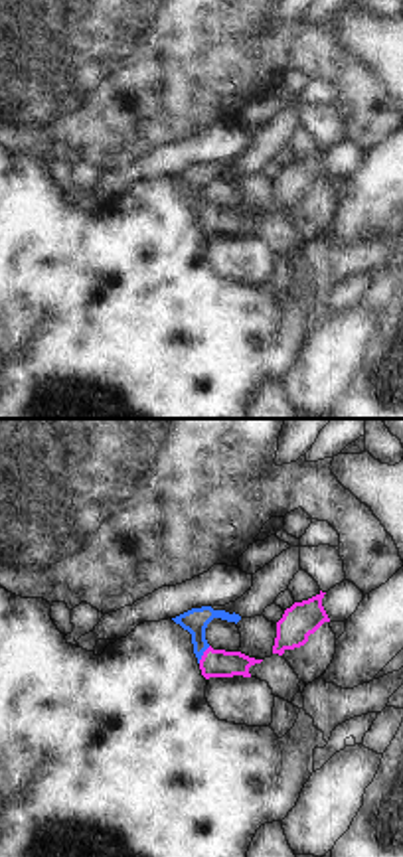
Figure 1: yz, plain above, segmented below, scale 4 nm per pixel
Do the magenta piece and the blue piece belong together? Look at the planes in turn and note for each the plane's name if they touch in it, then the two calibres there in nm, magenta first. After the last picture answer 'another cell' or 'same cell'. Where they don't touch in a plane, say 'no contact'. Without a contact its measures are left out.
yz | 110/100 nm

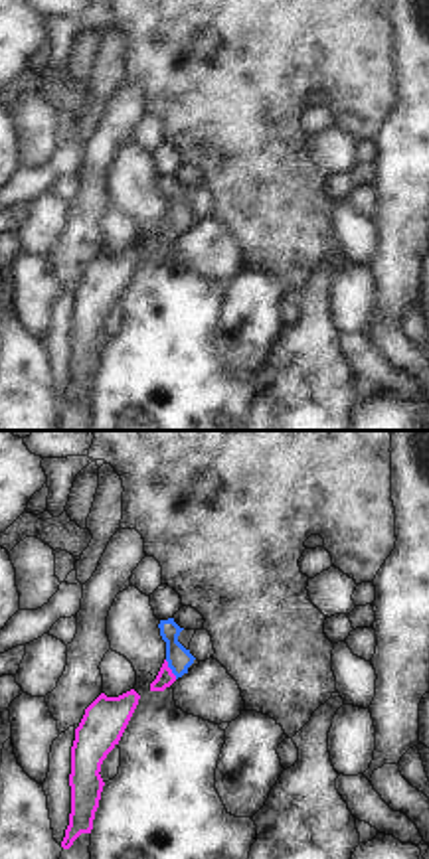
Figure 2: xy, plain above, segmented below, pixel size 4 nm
xy | 70/100 nm

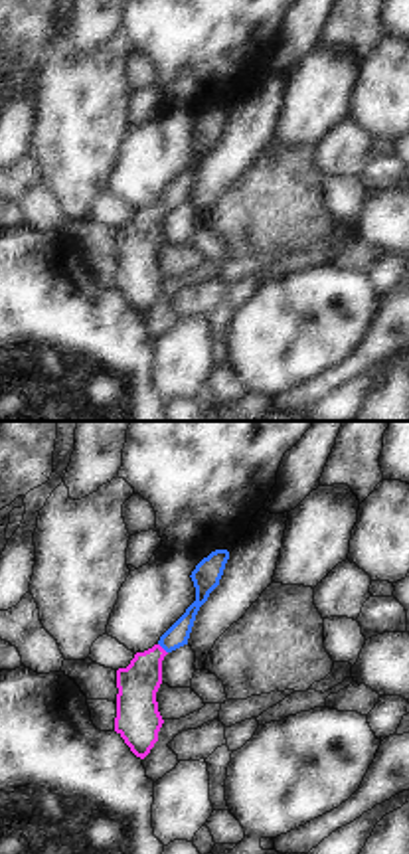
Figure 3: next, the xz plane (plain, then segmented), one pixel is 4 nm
xz | 160/90 nm

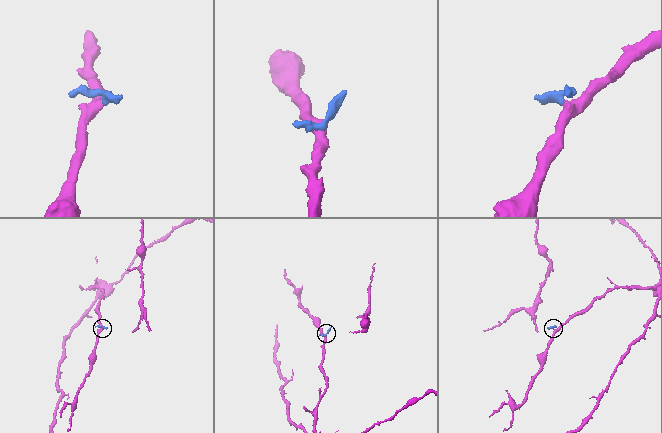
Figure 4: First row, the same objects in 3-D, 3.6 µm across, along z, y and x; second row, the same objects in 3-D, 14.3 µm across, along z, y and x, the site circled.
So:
same cell

